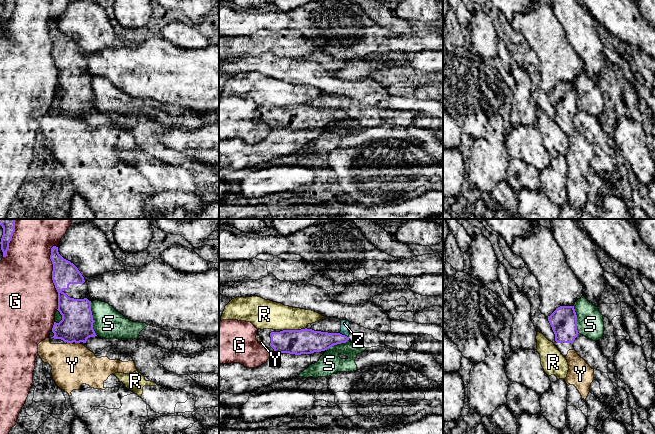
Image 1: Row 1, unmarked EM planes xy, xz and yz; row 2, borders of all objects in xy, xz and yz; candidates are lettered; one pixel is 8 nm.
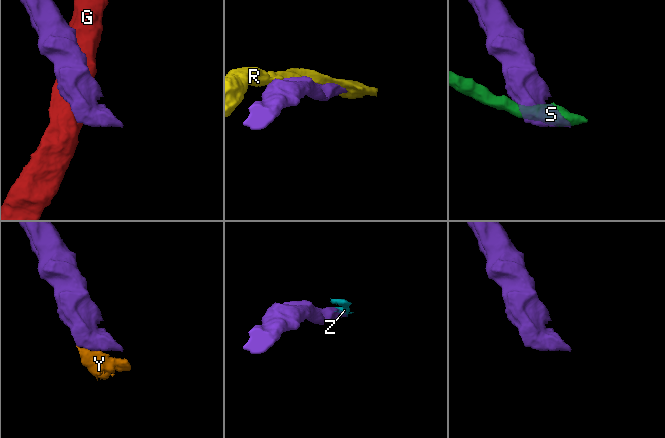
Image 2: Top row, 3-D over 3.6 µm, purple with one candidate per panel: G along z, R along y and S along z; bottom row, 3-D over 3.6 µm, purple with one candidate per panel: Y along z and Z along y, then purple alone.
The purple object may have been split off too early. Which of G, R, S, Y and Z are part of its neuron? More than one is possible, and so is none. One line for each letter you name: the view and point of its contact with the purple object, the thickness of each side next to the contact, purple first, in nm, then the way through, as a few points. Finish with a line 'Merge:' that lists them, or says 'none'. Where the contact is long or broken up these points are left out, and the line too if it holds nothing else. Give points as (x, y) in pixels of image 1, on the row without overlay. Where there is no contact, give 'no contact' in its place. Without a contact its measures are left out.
Y: xy (70, 118) | 260/340 nm
Merge: Y

